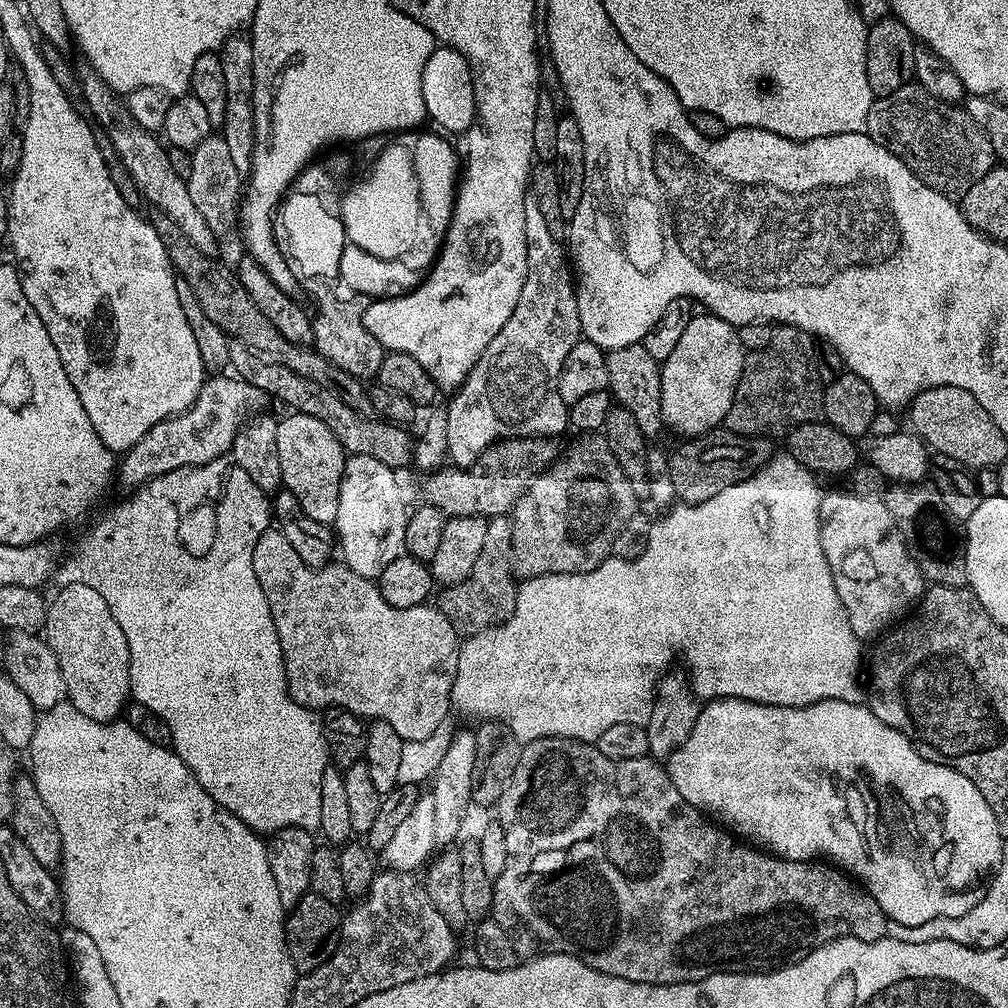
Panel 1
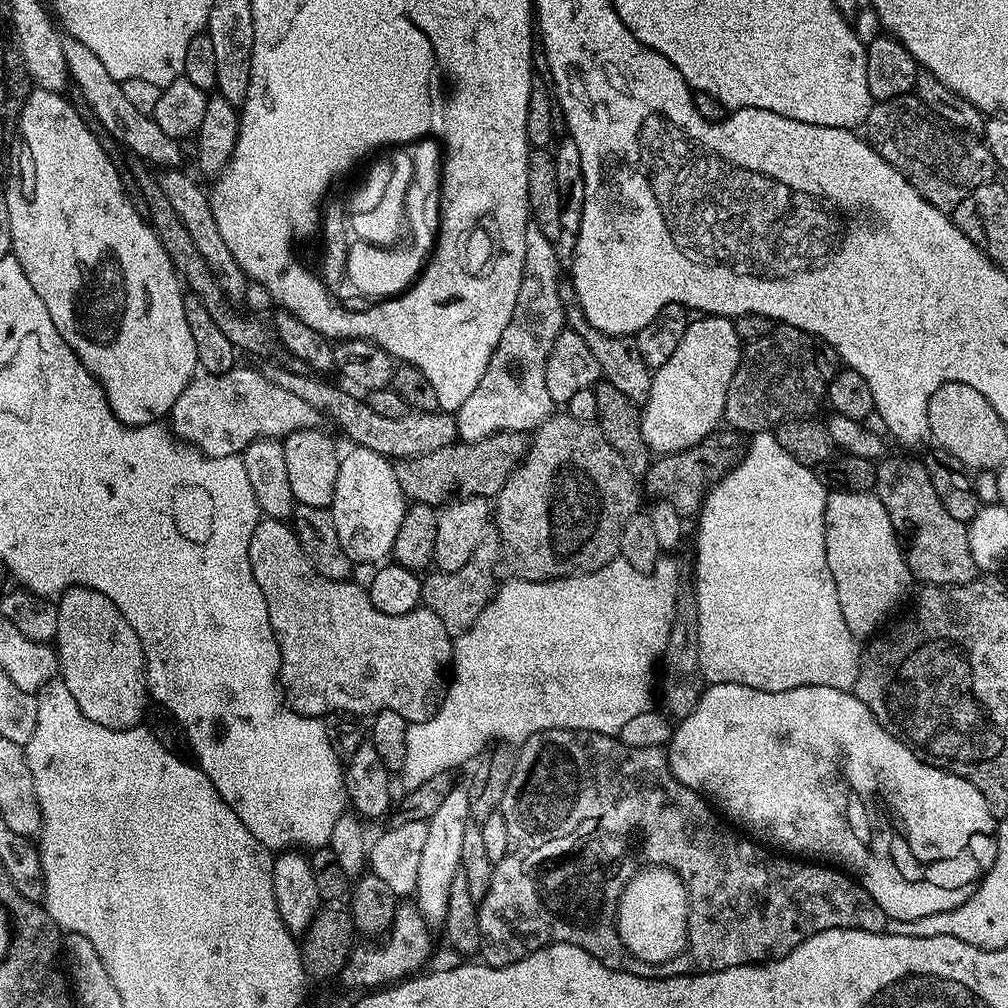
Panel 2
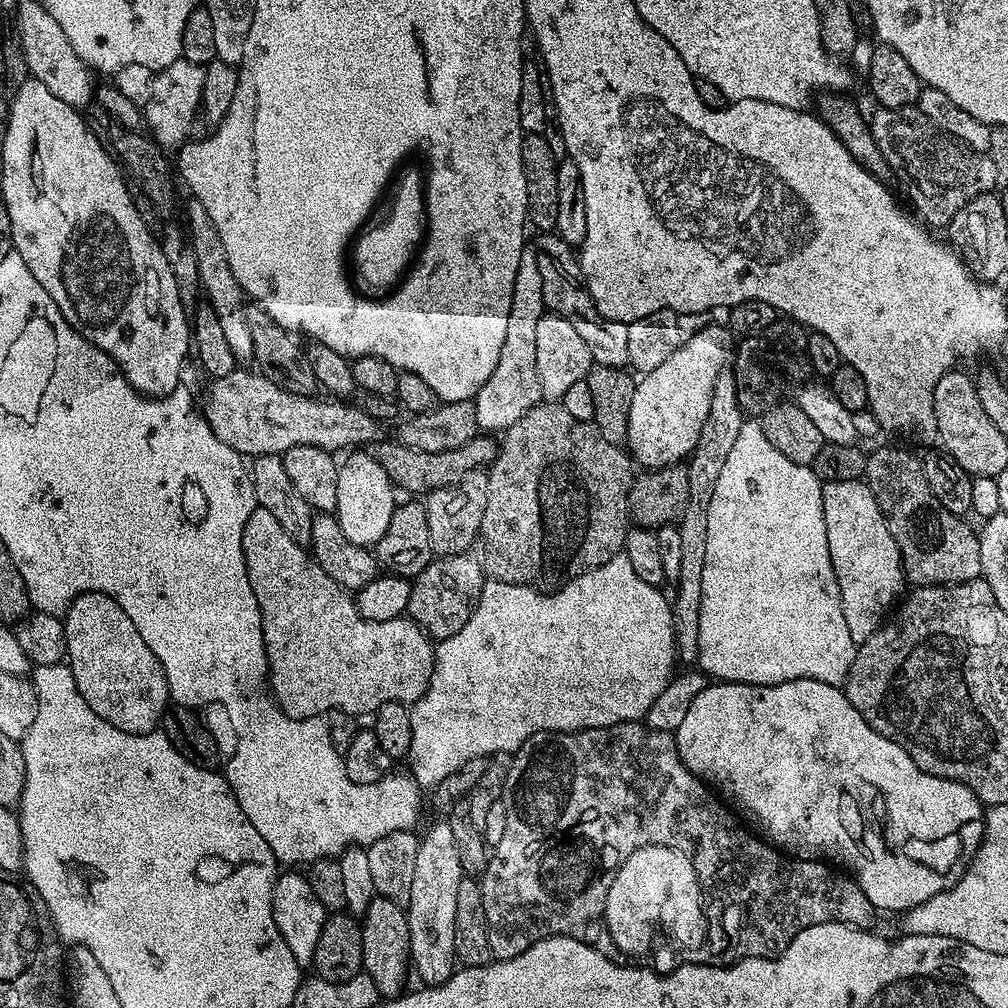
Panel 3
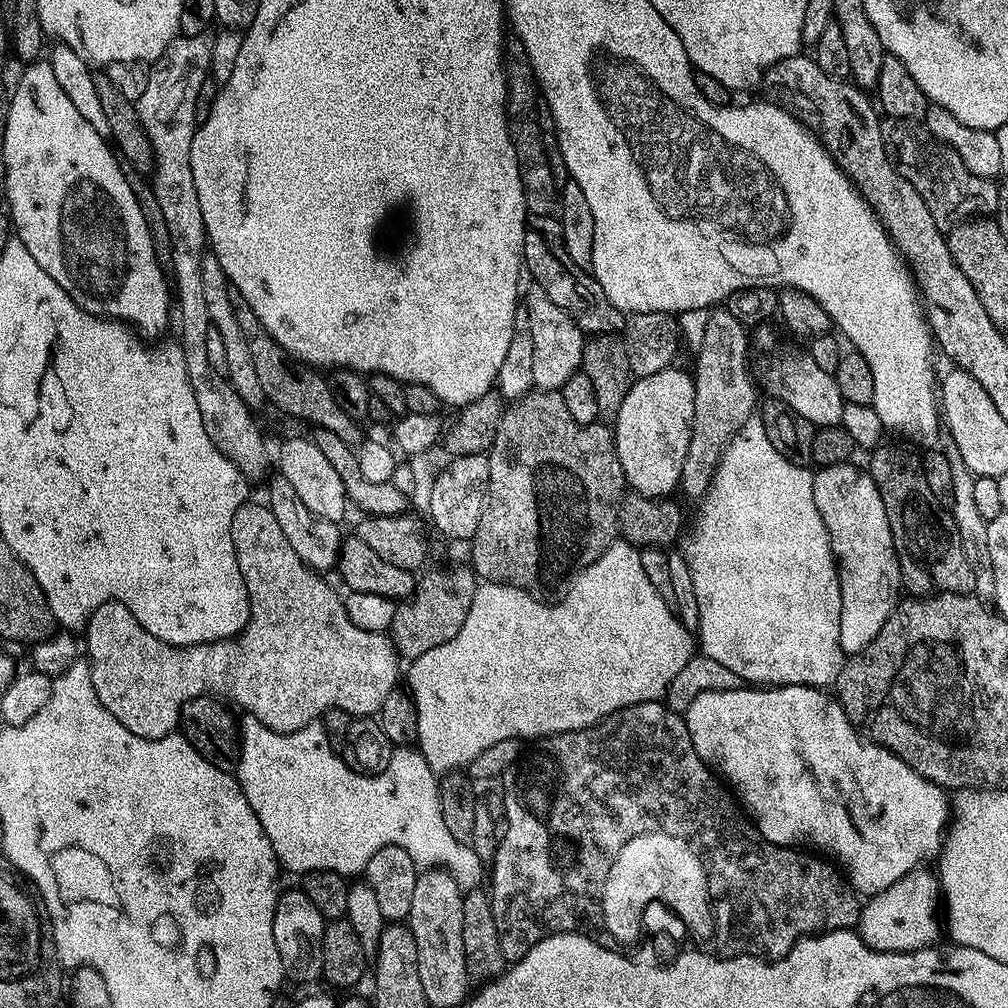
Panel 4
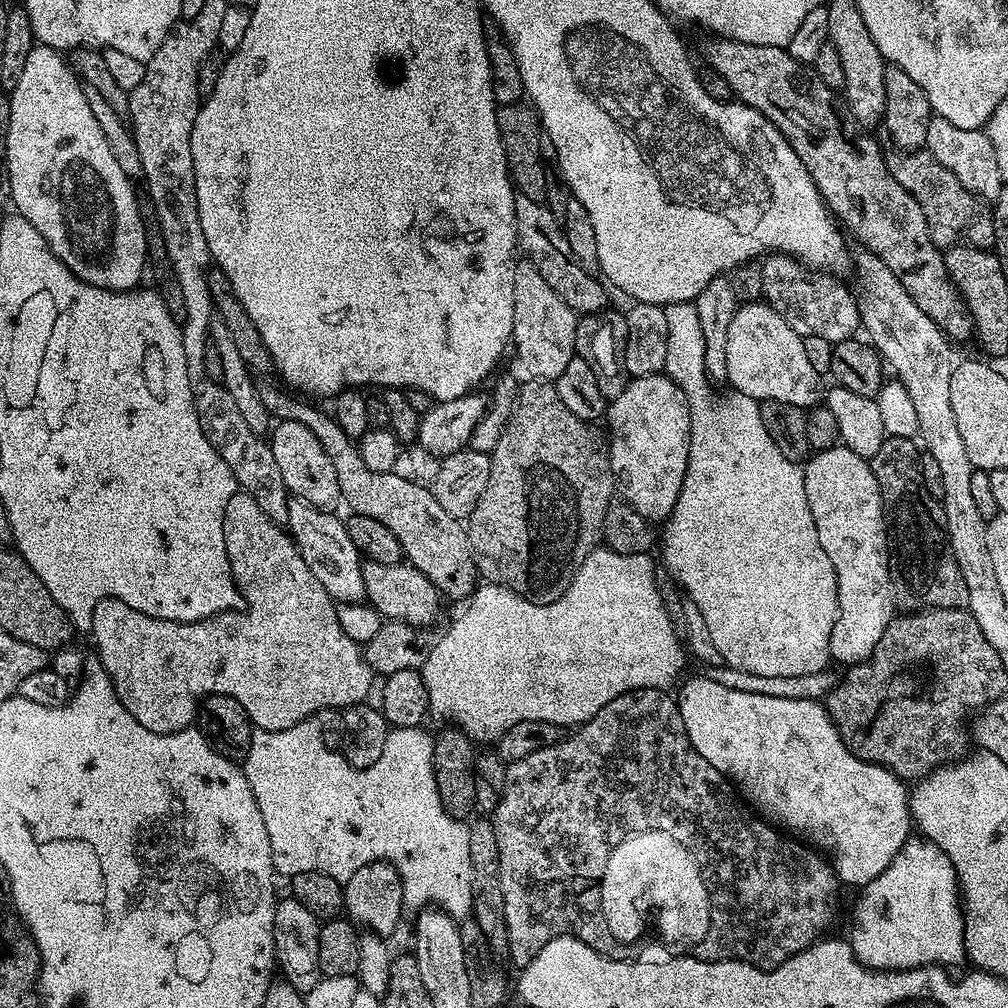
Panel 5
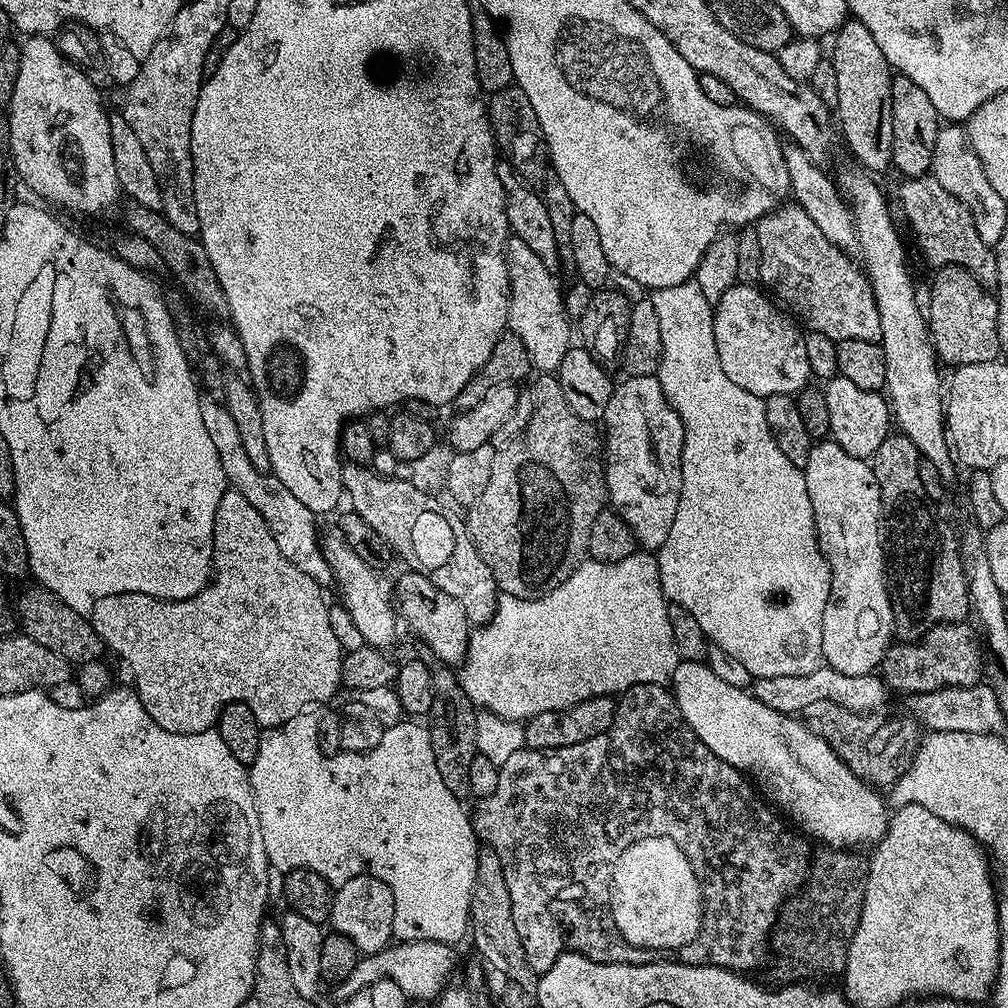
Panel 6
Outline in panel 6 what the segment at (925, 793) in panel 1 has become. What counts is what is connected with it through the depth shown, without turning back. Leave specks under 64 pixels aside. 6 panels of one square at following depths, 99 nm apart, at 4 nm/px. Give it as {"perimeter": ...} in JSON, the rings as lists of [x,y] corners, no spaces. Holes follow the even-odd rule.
{"perimeter":[[[680,660],[670,691],[678,710],[682,710],[682,718],[700,741],[722,762],[734,766],[757,785],[760,783],[768,791],[767,799],[789,821],[792,819],[801,833],[825,840],[832,850],[860,850],[863,844],[874,846],[884,837],[890,808],[886,800],[884,805],[880,797],[883,795],[873,785],[859,780],[803,719],[783,716],[758,702],[751,691],[722,682],[704,660]]]}

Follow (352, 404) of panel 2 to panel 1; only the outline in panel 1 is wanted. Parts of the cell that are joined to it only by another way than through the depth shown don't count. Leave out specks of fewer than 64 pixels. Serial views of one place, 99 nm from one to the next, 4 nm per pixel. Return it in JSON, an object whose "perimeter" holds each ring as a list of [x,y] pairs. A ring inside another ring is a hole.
{"perimeter":[[[229,339],[230,358],[228,359],[231,371],[235,373],[241,380],[245,380],[248,384],[253,384],[258,390],[264,392],[265,397],[281,400],[293,413],[309,416],[310,418],[318,418],[318,422],[322,422],[322,426],[326,426],[330,430],[330,434],[334,434],[334,438],[338,438],[338,442],[344,448],[345,453],[351,455],[370,455],[372,458],[378,458],[379,462],[384,462],[386,466],[401,470],[413,463],[413,437],[408,437],[409,429],[399,424],[389,424],[388,421],[379,418],[373,418],[371,415],[365,414],[361,409],[352,408],[346,402],[342,402],[337,398],[335,392],[326,386],[318,386],[318,382],[310,382],[310,378],[302,378],[302,374],[294,374],[294,370],[290,370],[290,366],[282,366],[278,362],[270,362],[264,356],[260,356],[257,352],[252,352],[242,342]]]}

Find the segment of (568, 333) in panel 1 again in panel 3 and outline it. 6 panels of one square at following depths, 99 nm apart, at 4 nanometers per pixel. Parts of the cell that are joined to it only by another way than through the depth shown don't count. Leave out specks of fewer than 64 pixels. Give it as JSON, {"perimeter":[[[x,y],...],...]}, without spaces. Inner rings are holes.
{"perimeter":[[[525,247],[518,262],[518,274],[514,274],[514,290],[510,298],[510,322],[506,322],[506,342],[502,342],[502,354],[498,354],[498,366],[494,374],[478,390],[474,398],[476,417],[481,429],[488,434],[500,434],[514,426],[535,404],[541,403],[538,382],[538,322],[546,314],[542,296],[542,273],[538,270],[535,247]]]}

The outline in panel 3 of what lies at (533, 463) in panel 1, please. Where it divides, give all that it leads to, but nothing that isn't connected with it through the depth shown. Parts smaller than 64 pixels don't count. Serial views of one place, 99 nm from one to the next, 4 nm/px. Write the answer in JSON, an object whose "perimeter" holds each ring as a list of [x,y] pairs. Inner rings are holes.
{"perimeter":[[[477,434],[473,440],[466,442],[466,446],[458,446],[458,450],[441,452],[418,450],[401,444],[399,439],[384,438],[384,448],[380,448],[376,456],[380,456],[378,464],[382,466],[397,489],[405,488],[406,491],[412,492],[408,494],[420,494],[416,492],[427,494],[457,484],[459,480],[466,478],[466,474],[487,469],[496,458],[497,447],[497,441],[488,434]]]}

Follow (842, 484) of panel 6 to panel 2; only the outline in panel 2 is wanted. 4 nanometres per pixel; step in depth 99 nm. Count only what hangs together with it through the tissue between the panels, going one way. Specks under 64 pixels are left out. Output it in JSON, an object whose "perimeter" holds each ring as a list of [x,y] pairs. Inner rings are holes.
{"perimeter":[[[829,491],[824,537],[826,562],[830,566],[830,574],[834,574],[842,618],[846,618],[846,626],[850,626],[853,636],[871,637],[877,631],[875,628],[907,594],[908,587],[914,584],[900,537],[890,522],[890,514],[886,514],[886,506],[882,506],[880,499],[872,492]]]}

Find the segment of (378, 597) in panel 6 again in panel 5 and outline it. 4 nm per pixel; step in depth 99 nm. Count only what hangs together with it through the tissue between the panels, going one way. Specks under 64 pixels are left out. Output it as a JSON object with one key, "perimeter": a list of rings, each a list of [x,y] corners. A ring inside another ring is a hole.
{"perimeter":[[[289,499],[286,531],[302,554],[302,562],[306,562],[310,574],[314,574],[318,582],[322,582],[326,594],[330,594],[333,600],[342,604],[359,604],[366,596],[365,561],[354,546],[354,538],[350,538],[347,523],[328,512],[331,511],[305,500]]]}

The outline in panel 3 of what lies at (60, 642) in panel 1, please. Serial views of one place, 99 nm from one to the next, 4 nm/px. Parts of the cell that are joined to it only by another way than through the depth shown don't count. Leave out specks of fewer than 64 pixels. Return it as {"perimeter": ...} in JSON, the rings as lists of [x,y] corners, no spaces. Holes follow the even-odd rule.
{"perimeter":[[[87,592],[72,600],[62,619],[68,635],[67,663],[94,714],[130,734],[157,731],[170,707],[166,674],[154,650],[146,646],[142,634],[130,622],[130,614],[114,598]]]}

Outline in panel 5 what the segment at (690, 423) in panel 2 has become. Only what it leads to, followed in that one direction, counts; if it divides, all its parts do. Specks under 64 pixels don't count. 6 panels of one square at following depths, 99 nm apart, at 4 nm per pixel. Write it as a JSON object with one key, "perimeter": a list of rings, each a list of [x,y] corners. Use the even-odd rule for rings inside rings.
{"perimeter":[[[637,376],[607,405],[608,457],[623,503],[649,522],[667,521],[686,478],[690,450],[690,406],[680,387],[667,376]]]}

